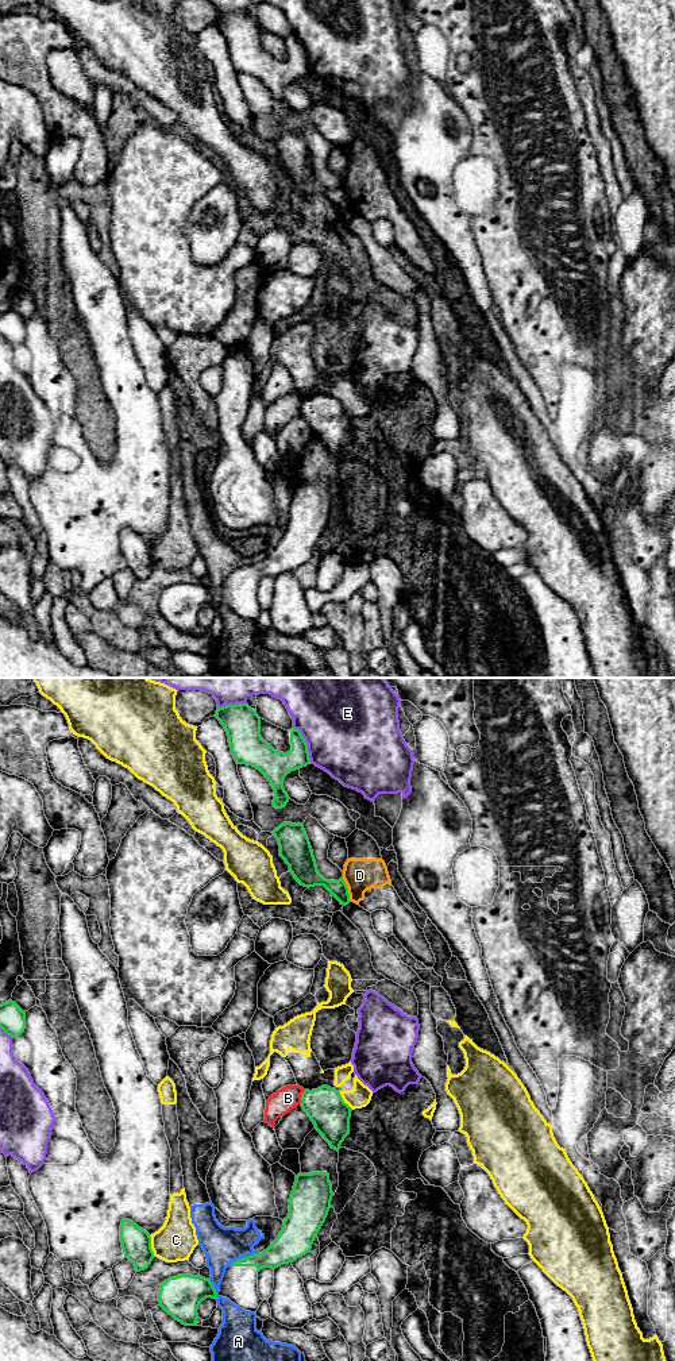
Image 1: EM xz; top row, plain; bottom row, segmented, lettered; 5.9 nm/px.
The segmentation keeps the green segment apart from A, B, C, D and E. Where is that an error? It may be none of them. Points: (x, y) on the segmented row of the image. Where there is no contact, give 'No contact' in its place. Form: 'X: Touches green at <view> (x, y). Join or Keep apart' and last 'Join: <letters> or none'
A: Touches green at xz (243, 1257). Keep apart
B: Touches green at xz (301, 1097). Keep apart
C: Touches green at xz (150, 1246). Keep apart
D: Touches green at xz (347, 890). Keep apart
E: Touches green at xz (307, 744). Keep apart
Join: none

